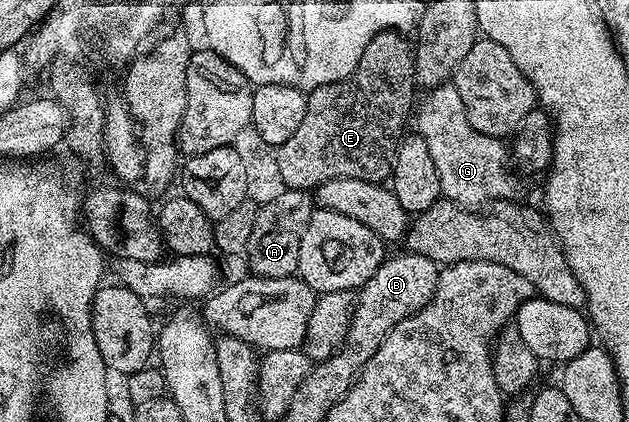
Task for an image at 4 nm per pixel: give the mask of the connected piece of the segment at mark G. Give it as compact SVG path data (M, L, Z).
M454 83L426 90L418 102L413 125L414 121L416 127L419 128L416 129L417 135L425 139L425 144L429 146L429 156L437 166L437 175L441 179L441 191L446 200L452 201L454 205L460 205L462 209L479 211L484 207L491 207L496 203L503 203L514 198L511 196L518 191L519 181L511 174L508 146L500 138L481 135L481 131L477 131L473 123L469 123L469 115L465 115L465 103L461 103L461 95L457 95L457 87Z

